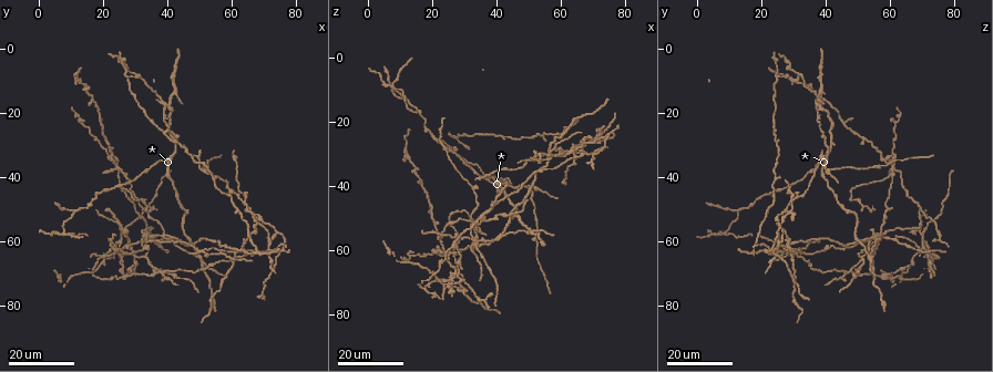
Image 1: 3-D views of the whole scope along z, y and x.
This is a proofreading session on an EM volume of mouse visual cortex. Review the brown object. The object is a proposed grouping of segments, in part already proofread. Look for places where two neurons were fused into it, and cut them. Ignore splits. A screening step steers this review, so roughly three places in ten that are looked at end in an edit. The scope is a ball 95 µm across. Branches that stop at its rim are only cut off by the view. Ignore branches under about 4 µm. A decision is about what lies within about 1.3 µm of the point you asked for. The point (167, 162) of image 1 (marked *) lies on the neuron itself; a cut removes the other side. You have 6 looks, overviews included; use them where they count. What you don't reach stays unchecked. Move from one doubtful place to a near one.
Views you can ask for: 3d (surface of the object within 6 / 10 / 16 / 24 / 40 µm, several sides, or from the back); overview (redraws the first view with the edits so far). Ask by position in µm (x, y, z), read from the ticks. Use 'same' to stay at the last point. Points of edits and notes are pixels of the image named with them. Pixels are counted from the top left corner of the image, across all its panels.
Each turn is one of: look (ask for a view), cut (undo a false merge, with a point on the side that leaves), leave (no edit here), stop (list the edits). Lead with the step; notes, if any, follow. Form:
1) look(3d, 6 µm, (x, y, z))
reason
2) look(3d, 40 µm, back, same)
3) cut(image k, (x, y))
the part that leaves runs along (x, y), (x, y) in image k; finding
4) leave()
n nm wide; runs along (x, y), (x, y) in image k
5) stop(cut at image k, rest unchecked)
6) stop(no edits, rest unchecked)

look(3d, 24 µm, (22, 43, 26))
sudden change in width

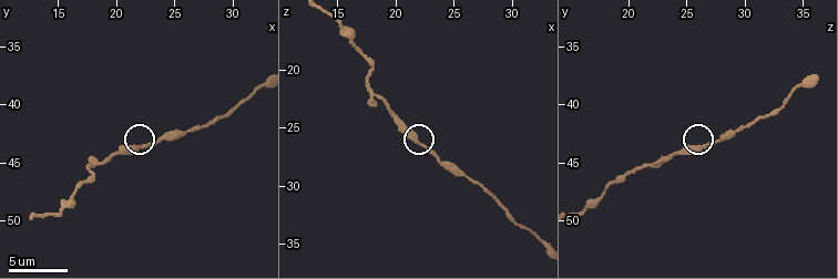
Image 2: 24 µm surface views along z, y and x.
look(3d, 10 µm, (21.8, 43.6, 26.2))
closer look

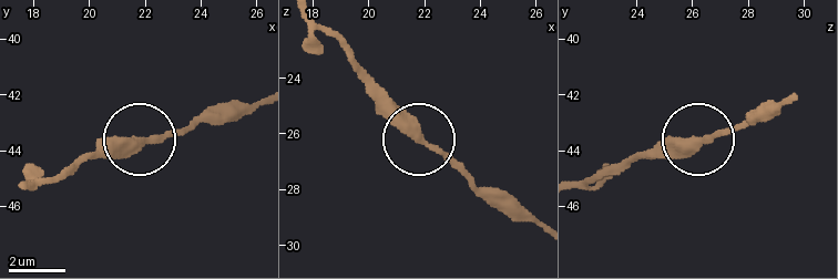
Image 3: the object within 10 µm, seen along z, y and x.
leave()
runs along (793, 96), (738, 127), (674, 136), (641, 151) in image 3; continuous, no second neuron

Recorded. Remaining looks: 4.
look(3d, 16 µm, (8, 58, 8))
four or more arms meet

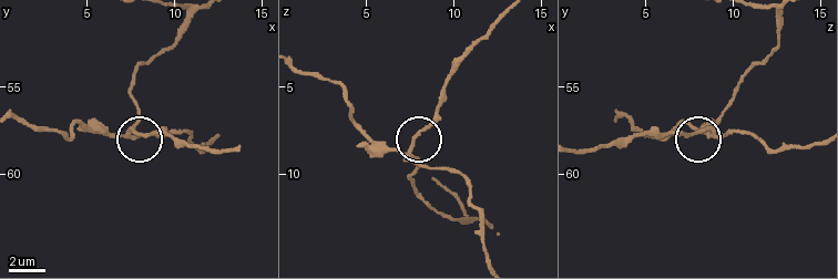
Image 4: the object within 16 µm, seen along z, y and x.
look(3d, 10 µm, (7.3, 57.8, 9.1))

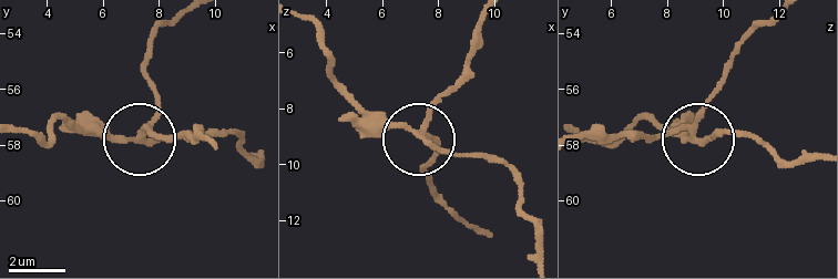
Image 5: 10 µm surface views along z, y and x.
look(3d, 6 µm, (7.4, 57.8, 9.0))

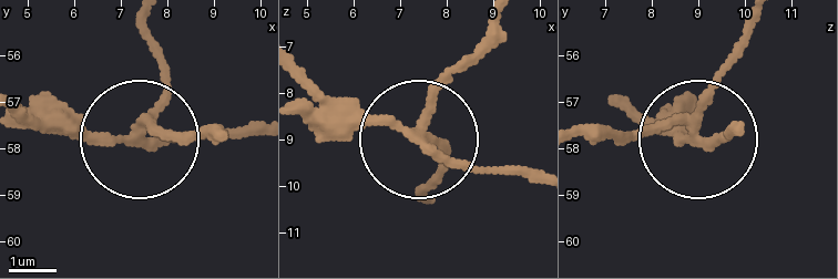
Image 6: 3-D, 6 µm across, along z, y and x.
cut(image 6, (167, 138))
the part that leaves runs along (429, 141), (497, 173), (533, 173) in image 6; two neurons meet here

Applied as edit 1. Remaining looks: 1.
stop(cut at image 6, rest unchecked)

